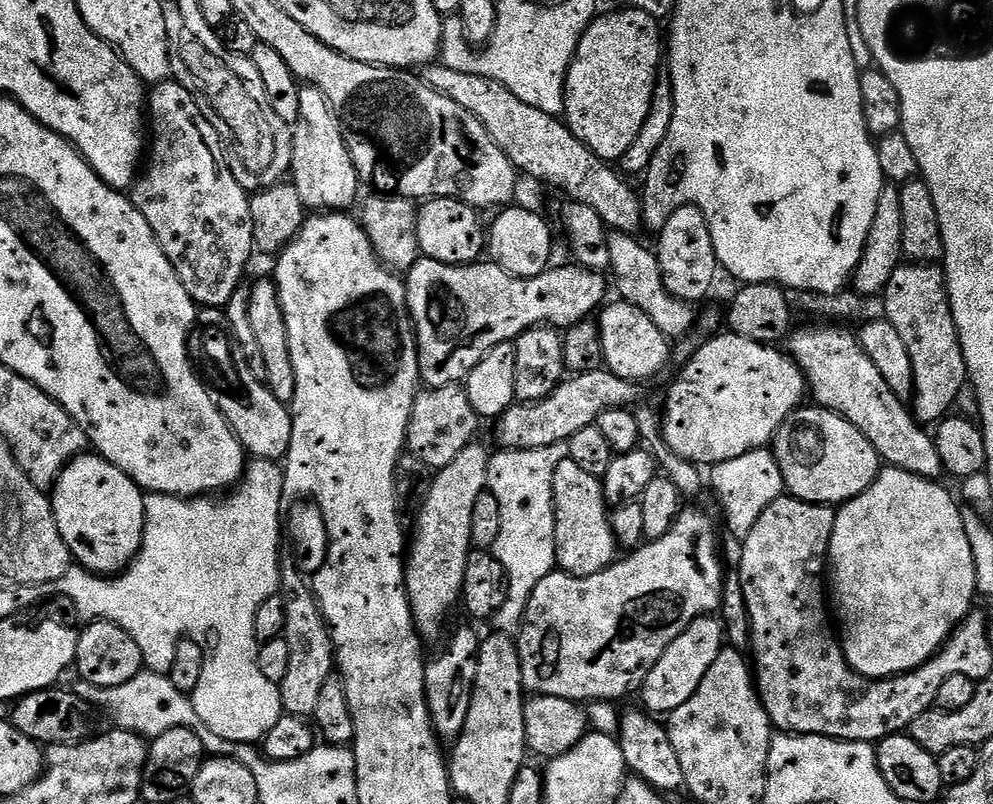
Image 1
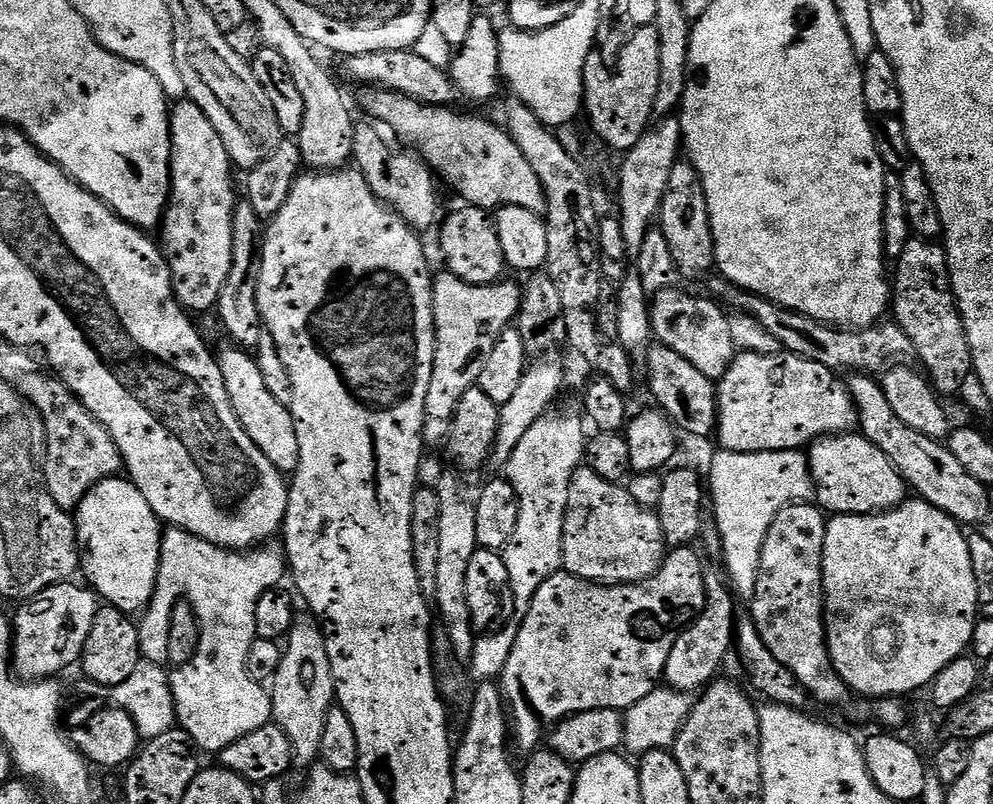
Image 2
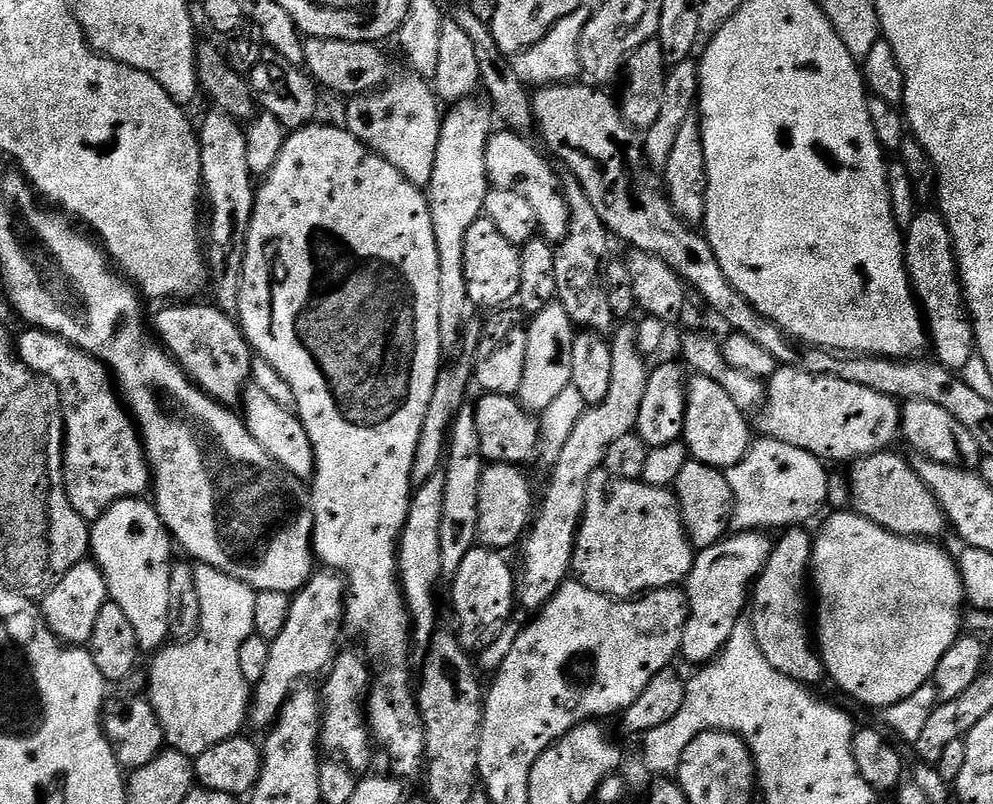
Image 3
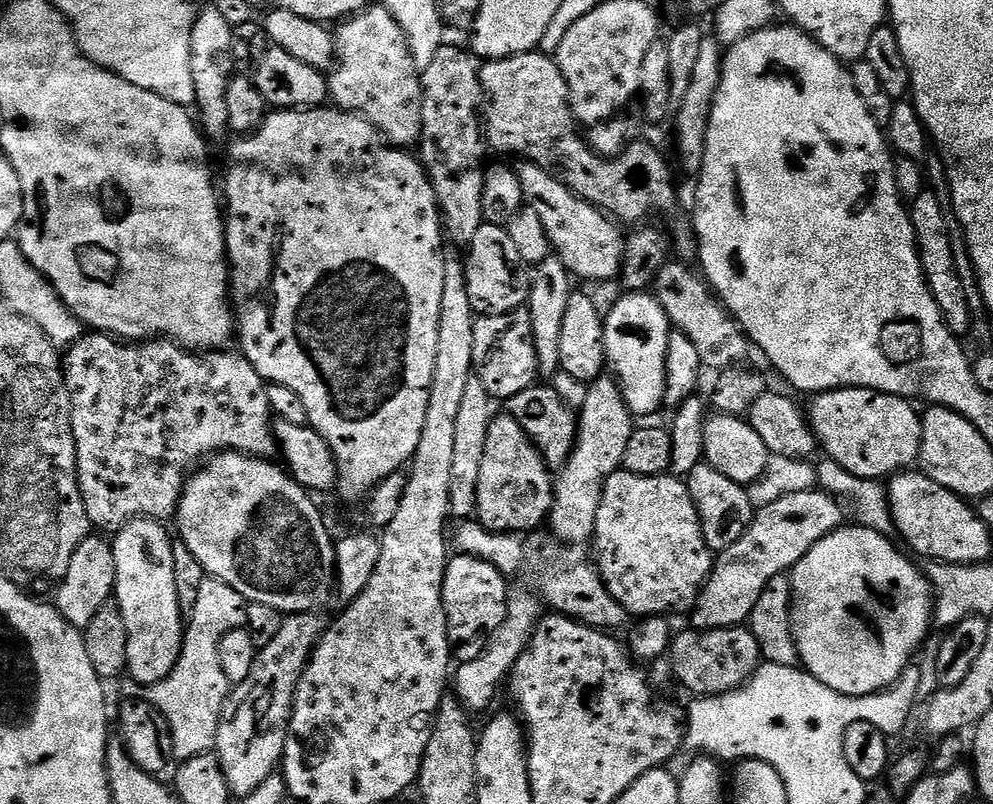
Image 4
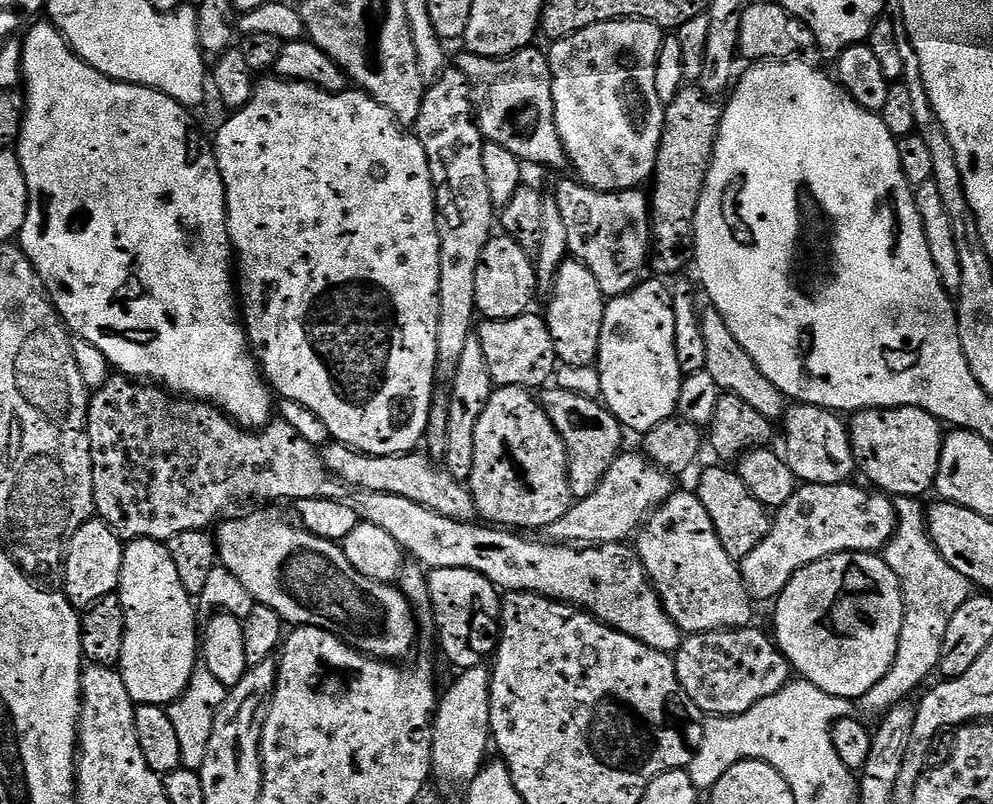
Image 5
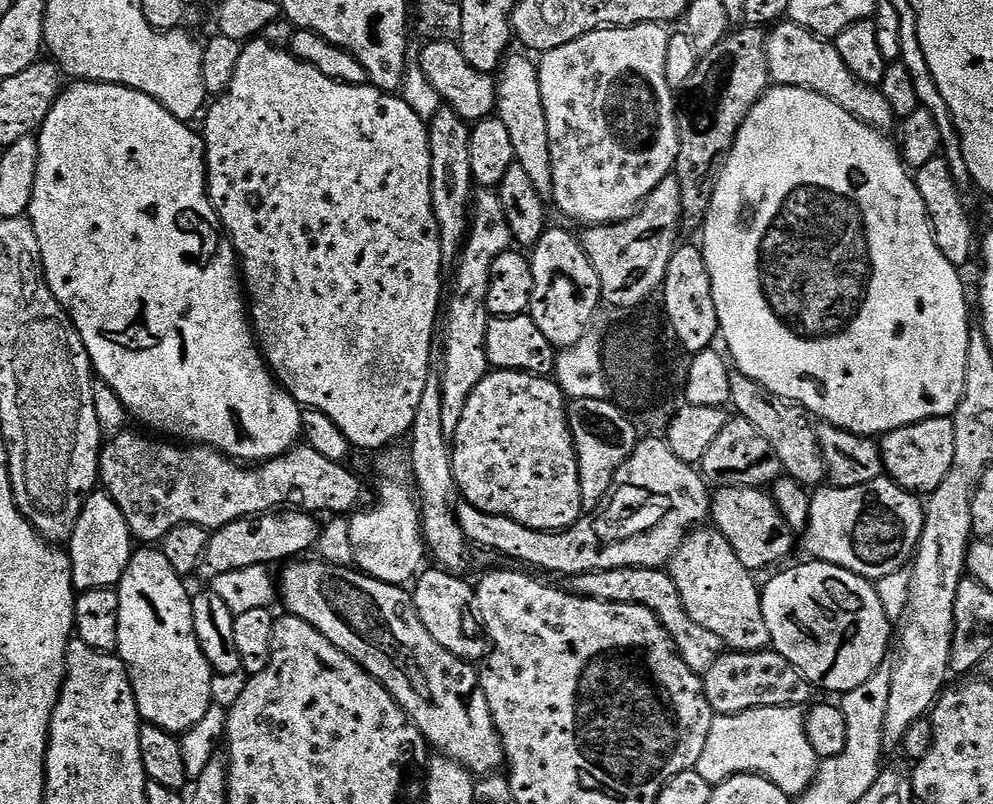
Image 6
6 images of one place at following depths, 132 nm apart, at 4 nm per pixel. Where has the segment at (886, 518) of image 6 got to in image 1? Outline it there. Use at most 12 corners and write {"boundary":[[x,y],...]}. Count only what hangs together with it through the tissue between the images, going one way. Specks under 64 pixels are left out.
{"boundary":[[715,615],[695,620],[639,689],[652,714],[678,710],[726,647]]}

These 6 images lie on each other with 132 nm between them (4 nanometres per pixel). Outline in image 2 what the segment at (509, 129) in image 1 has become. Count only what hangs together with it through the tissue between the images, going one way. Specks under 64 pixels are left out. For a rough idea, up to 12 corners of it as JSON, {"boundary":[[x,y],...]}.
{"boundary":[[413,49],[343,57],[360,86],[436,108],[457,99],[445,69]]}

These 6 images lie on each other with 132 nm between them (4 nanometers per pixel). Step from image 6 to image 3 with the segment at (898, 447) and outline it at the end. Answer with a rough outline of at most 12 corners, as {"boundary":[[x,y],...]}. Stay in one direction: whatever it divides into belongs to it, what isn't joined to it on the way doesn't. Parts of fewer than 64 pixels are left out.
{"boundary":[[777,367],[761,437],[855,462],[898,440],[901,405]]}

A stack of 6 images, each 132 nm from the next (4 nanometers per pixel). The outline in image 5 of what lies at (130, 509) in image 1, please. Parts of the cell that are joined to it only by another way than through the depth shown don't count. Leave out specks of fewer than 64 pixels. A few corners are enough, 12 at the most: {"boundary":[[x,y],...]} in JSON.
{"boundary":[[167,543],[124,545],[118,671],[173,704],[198,666],[193,597]]}

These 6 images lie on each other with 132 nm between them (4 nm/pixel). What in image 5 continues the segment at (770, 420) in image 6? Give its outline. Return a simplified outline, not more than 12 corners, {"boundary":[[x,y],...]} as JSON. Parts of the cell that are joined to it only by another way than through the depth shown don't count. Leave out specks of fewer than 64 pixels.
{"boundary":[[700,312],[704,371],[721,393],[779,421],[786,398],[722,314]]}

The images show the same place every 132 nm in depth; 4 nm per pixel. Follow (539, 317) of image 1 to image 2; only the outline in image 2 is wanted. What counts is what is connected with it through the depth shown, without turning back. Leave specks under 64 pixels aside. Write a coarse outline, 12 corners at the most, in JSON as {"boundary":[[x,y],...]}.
{"boundary":[[432,282],[425,445],[443,445],[466,390],[520,315],[518,283]]}

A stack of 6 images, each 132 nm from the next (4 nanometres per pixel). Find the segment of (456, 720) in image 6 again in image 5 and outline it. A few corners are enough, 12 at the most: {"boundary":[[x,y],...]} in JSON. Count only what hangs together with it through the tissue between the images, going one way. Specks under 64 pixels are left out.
{"boundary":[[276,512],[225,519],[219,563],[289,625],[404,662],[397,587]]}

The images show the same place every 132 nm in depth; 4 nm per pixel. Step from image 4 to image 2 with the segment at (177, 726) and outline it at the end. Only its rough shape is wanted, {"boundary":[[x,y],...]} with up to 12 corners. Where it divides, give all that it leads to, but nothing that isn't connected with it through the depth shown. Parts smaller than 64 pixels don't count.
{"boundary":[[173,526],[140,654],[167,665],[172,608],[200,619],[171,673],[179,727],[218,754],[272,720],[246,666],[283,551]]}

